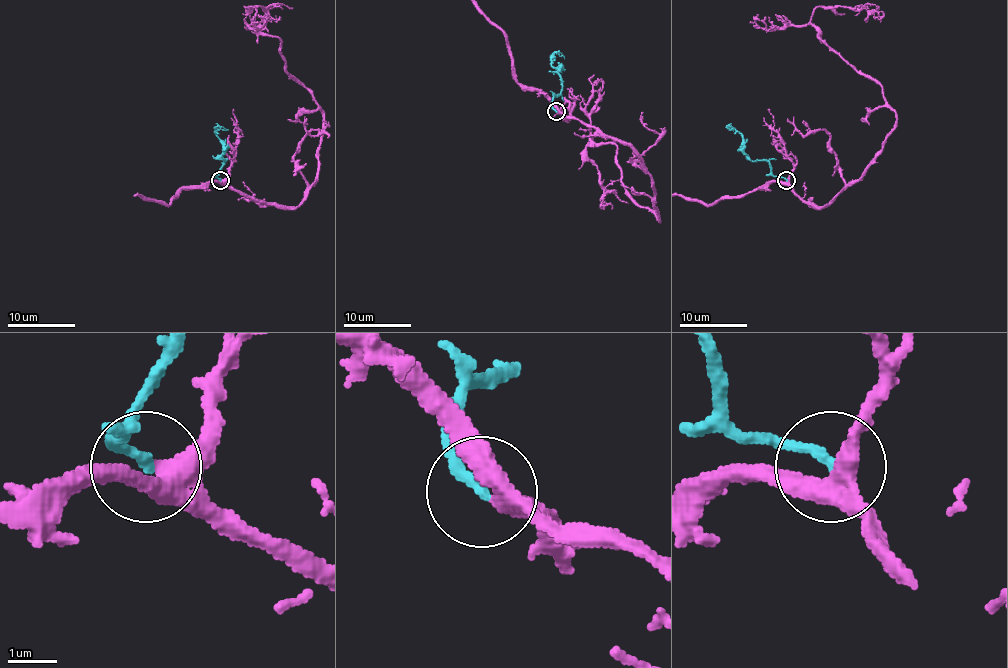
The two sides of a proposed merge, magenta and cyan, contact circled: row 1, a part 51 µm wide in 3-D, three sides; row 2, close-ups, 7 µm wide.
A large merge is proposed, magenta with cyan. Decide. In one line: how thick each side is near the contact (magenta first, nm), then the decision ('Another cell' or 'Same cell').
Thickness 320 nm (magenta) against 220 nm. Same cell

